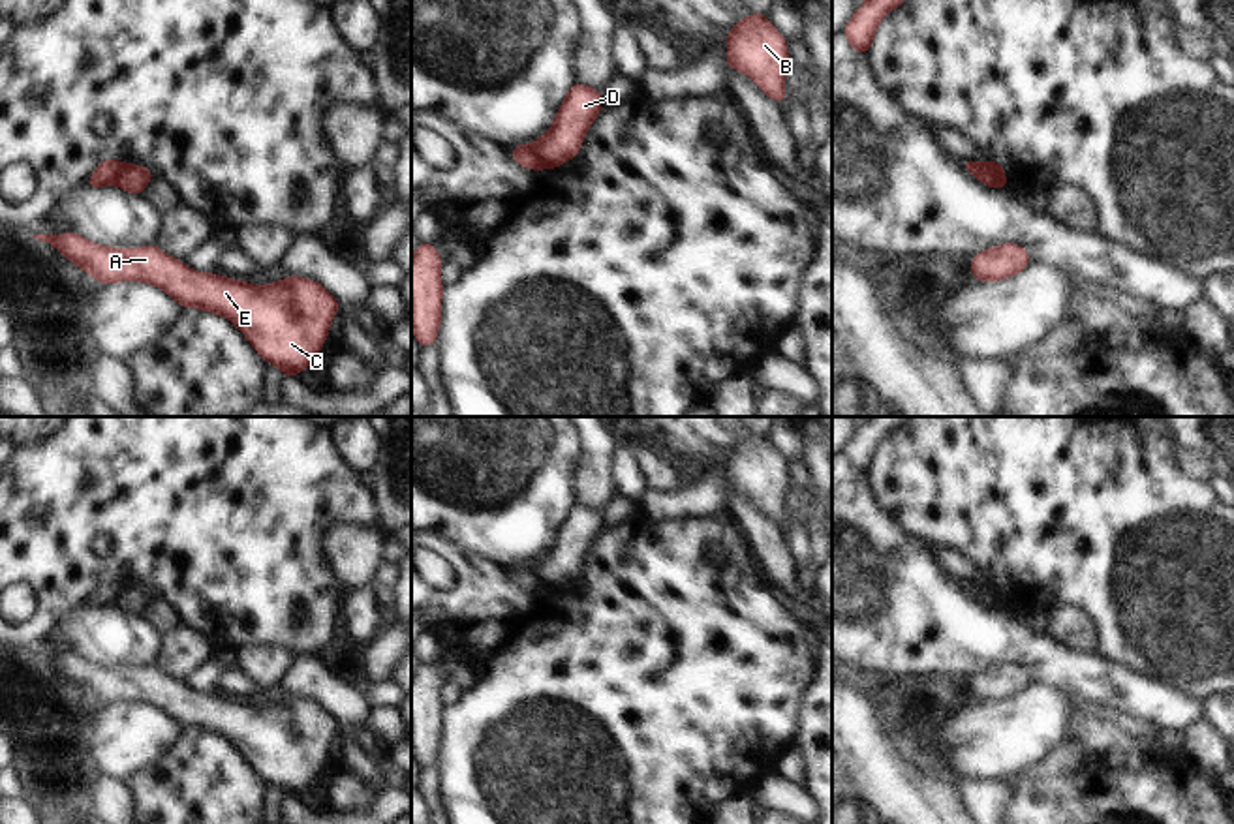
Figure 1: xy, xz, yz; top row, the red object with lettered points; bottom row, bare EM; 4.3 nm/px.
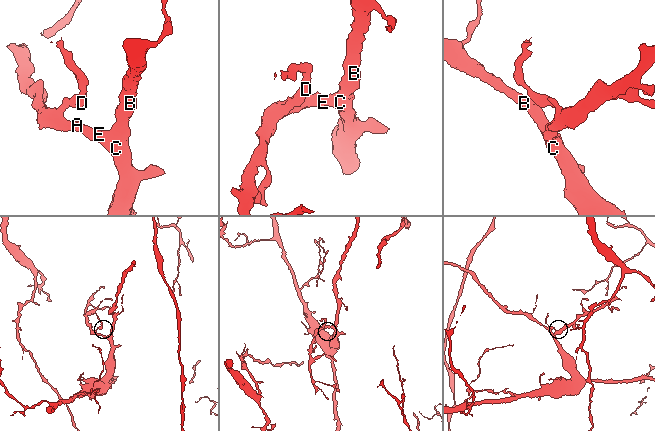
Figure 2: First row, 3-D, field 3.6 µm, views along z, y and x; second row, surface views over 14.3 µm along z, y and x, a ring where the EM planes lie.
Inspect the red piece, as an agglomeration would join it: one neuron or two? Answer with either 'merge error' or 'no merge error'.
merge error

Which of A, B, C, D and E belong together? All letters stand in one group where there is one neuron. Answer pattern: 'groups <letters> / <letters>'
groups A B C E / D

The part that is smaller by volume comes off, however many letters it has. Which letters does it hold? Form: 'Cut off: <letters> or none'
Cut off: D

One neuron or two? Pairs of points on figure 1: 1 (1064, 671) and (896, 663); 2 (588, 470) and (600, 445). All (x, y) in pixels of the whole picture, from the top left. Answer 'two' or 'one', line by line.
1: one
2: one

